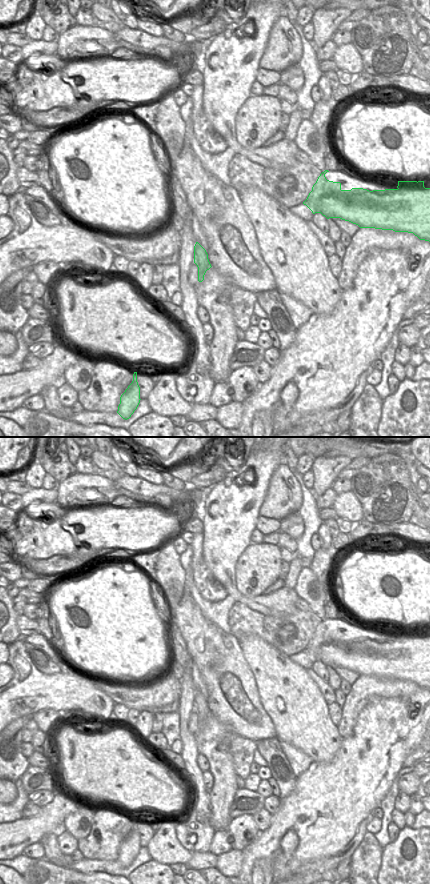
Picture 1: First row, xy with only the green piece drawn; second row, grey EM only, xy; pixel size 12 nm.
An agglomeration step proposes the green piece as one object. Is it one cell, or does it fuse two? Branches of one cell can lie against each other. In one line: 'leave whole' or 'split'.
leave whole

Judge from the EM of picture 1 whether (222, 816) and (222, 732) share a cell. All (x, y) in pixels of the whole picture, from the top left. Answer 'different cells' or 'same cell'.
same cell

